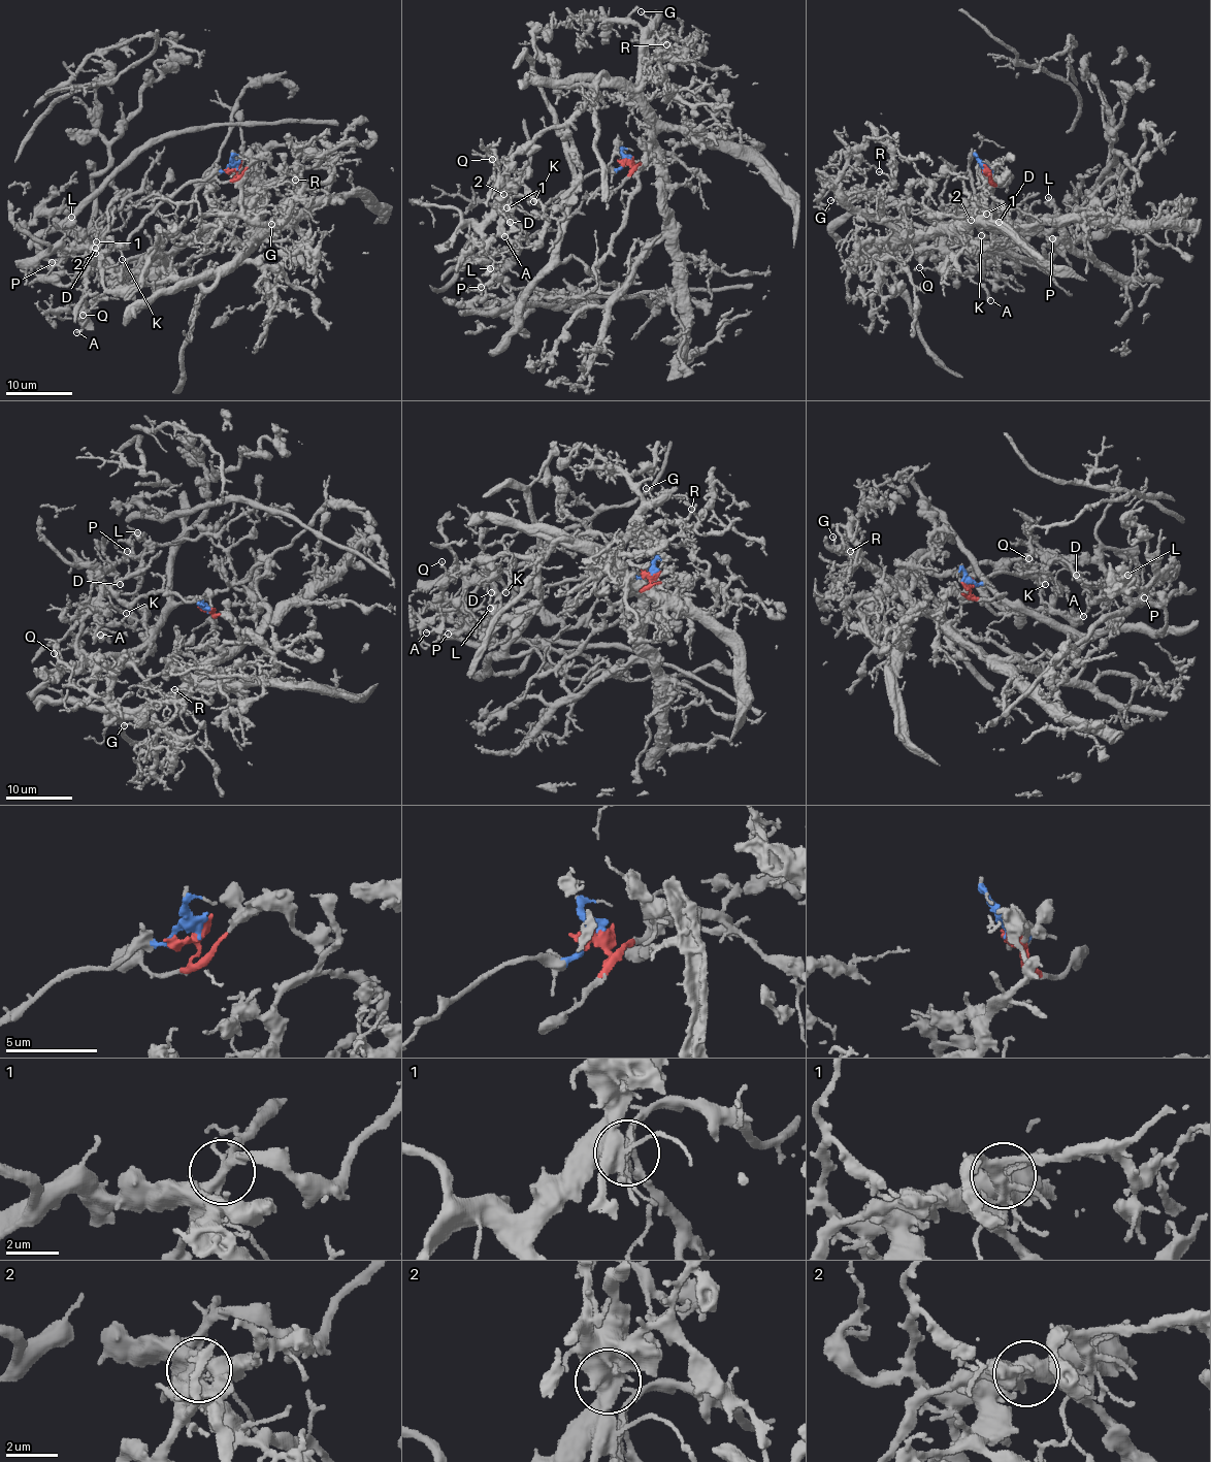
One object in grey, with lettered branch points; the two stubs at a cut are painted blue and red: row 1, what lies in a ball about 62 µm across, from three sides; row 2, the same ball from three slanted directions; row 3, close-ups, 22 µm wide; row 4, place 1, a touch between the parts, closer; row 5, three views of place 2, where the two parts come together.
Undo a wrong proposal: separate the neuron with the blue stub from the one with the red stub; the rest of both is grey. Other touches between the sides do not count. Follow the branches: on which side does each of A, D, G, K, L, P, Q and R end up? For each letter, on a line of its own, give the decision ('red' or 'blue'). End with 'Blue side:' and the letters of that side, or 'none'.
A: blue
D: blue
G: red
K: blue
L: blue
P: blue
Q: blue
R: red
Blue side: A, D, K, L, P, Q

